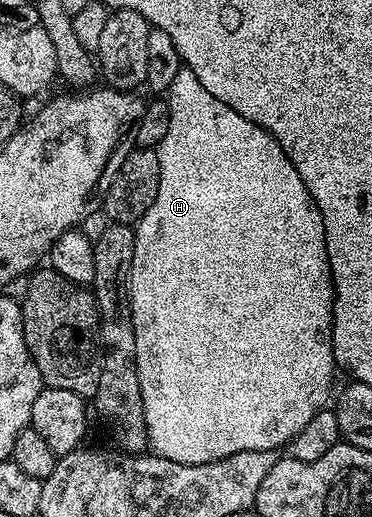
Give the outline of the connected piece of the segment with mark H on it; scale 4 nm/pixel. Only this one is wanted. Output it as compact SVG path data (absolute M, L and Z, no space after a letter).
M183 67L177 74L173 86L165 93L165 99L171 113L169 114L169 131L165 133L165 138L159 143L157 149L157 159L159 161L157 198L153 202L153 206L149 206L149 210L139 220L139 223L134 225L133 270L131 271L129 285L131 321L133 322L133 334L137 342L137 382L141 386L143 413L147 423L147 442L150 451L154 455L164 456L173 462L181 462L182 464L204 464L205 462L220 460L229 454L241 454L245 450L275 452L279 450L282 444L283 447L290 445L291 439L299 433L301 426L305 426L305 422L309 422L309 418L313 418L313 414L317 414L326 405L323 403L326 402L327 395L331 392L331 379L334 378L335 372L337 373L337 365L333 358L333 342L331 341L331 315L335 304L335 290L331 283L331 267L327 261L327 243L325 242L323 219L320 213L313 214L313 210L307 208L309 206L307 199L309 199L310 195L307 191L301 192L301 190L307 190L305 182L301 182L301 174L297 174L293 162L289 162L285 150L281 150L279 143L260 124L249 122L249 118L241 118L241 114L237 114L237 110L233 110L229 106L225 106L225 102L213 98L213 94L209 94L209 90L205 90L205 86L201 86L201 82L197 82L197 74L193 74L186 67Z

